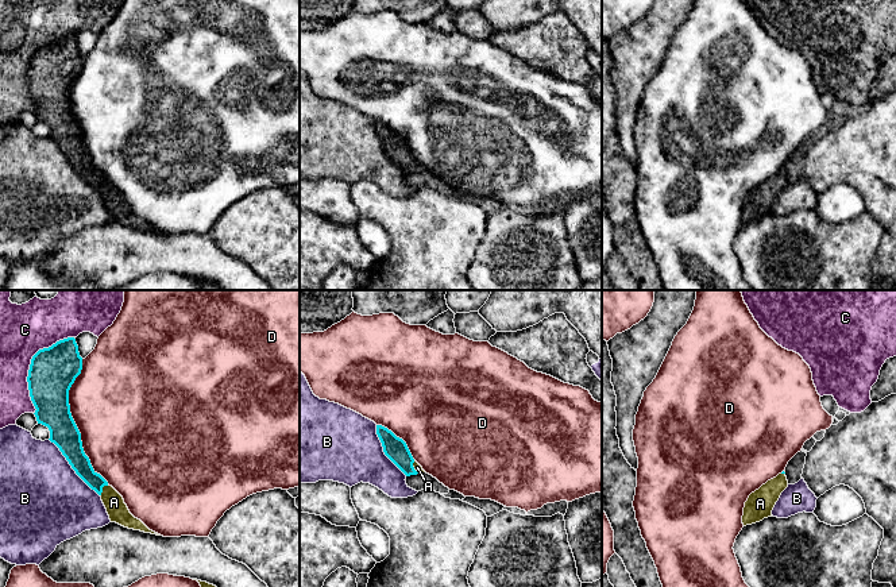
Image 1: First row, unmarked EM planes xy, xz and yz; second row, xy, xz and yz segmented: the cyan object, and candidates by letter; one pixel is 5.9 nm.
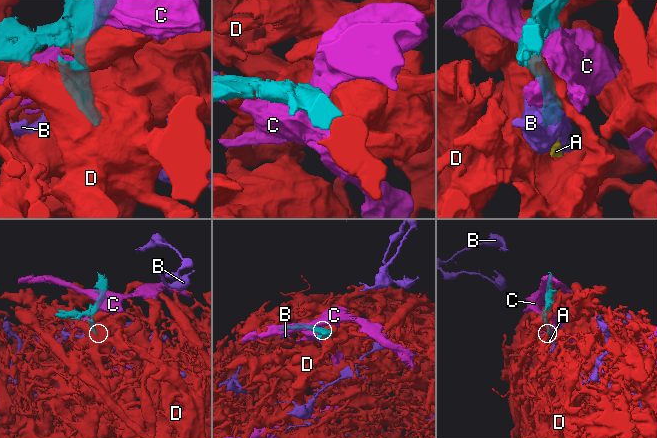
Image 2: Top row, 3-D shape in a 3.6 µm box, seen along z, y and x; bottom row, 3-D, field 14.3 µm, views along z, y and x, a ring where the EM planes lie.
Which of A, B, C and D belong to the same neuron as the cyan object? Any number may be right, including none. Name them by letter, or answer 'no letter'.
A

